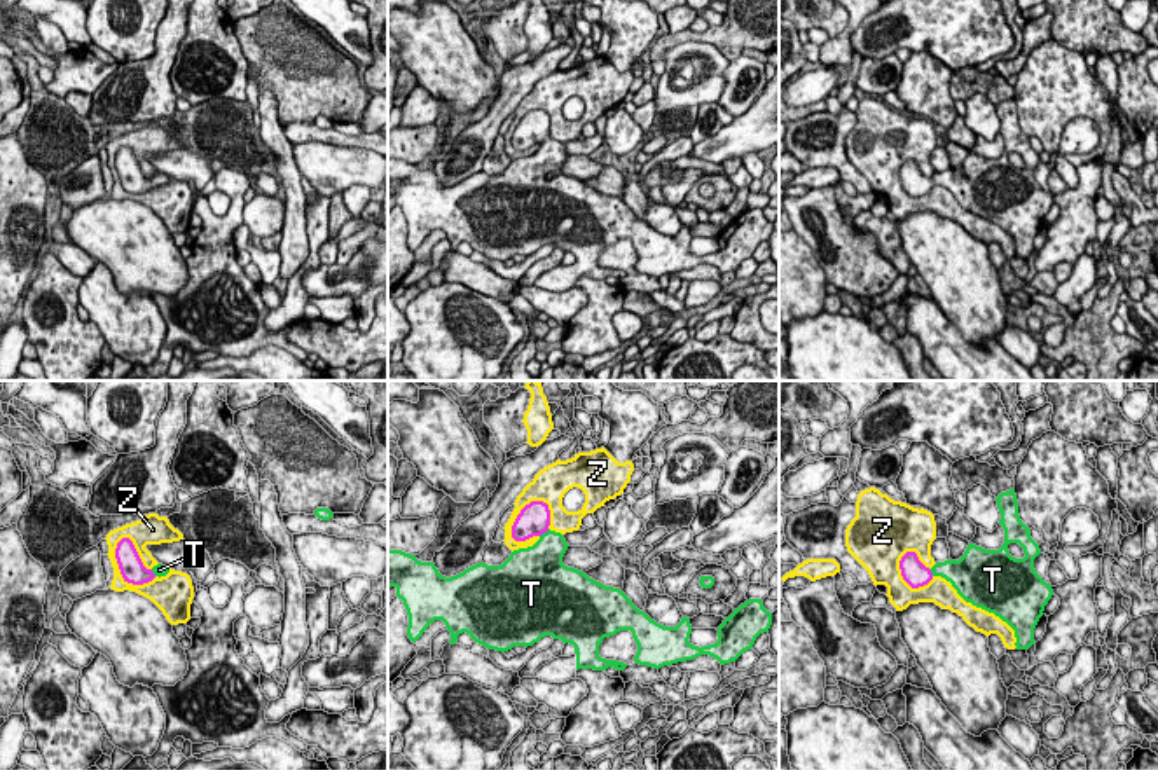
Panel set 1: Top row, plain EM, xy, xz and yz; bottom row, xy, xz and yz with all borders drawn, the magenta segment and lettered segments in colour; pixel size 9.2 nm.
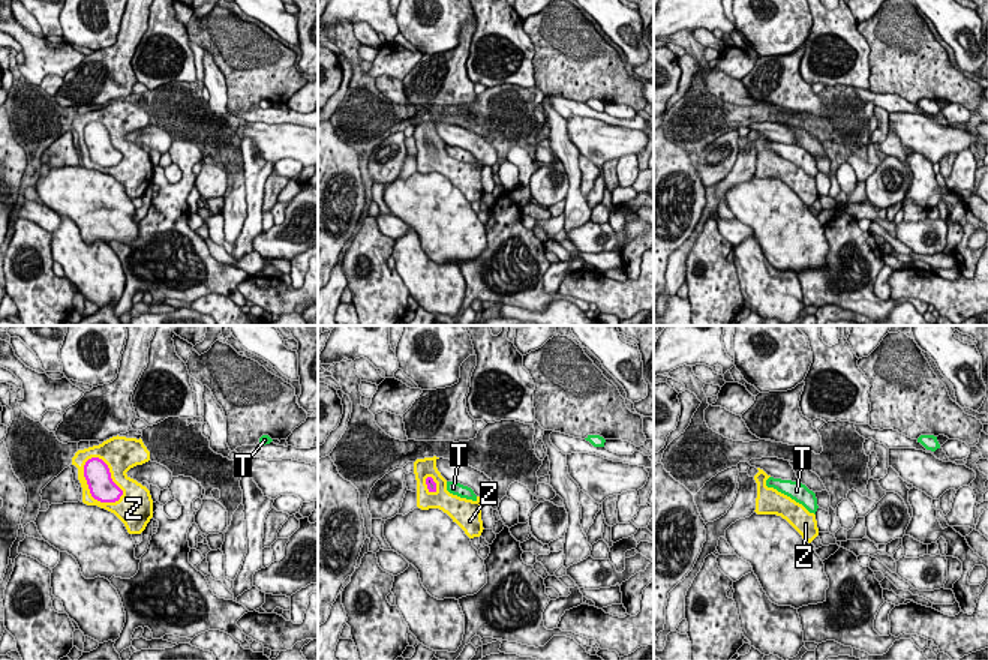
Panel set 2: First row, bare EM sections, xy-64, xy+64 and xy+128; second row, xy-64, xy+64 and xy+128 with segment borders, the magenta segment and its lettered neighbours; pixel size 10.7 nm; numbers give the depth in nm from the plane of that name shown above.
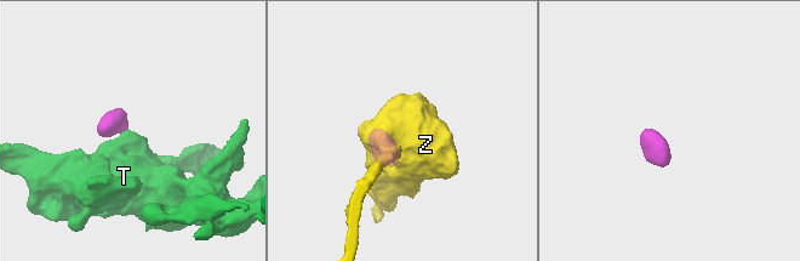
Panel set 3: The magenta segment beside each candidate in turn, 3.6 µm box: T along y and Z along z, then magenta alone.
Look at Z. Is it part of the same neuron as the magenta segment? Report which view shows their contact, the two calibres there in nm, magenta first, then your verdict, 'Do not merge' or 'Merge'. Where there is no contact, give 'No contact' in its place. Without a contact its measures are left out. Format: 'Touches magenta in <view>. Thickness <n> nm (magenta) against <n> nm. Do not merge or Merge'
Touches magenta in xy. Thickness 220 nm (magenta) against 130 nm. Do not merge

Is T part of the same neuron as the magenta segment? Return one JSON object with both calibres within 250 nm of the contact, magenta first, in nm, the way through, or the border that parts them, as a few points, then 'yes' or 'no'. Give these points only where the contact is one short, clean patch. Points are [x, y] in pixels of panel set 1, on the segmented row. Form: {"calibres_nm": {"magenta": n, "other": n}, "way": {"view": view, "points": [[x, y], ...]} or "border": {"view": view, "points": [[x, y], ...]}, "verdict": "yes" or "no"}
{"calibres_nm": {"magenta": 280, "other": 320}, "way": {"view": "xz", "points": [[533, 521], [544, 531], [545, 557]]}, "verdict": "yes"}

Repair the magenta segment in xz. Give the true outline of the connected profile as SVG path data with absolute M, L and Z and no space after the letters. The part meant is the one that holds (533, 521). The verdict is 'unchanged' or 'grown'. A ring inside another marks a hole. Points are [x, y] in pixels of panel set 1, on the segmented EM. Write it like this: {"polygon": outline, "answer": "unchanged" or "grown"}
{"polygon": "M531 501L517 515L512 538L526 541L538 536L533 547L514 550L501 566L479 562L451 578L442 576L433 562L388 550L388 587L395 587L403 601L409 639L416 643L435 620L445 623L451 644L466 632L475 643L503 653L552 636L573 644L575 653L541 665L534 677L566 683L576 677L578 669L624 670L627 663L599 657L603 639L620 630L632 632L636 663L660 669L700 655L721 665L735 662L772 625L772 613L762 599L749 599L723 620L714 644L693 646L688 641L690 618L664 627L639 611L620 588L564 566L569 545L548 526L548 505Z", "answer": "grown"}

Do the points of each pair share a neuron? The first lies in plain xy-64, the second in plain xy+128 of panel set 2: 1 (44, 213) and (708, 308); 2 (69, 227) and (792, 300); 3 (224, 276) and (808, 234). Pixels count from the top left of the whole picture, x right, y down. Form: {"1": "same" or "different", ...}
{"1": "different", "2": "same", "3": "different"}

